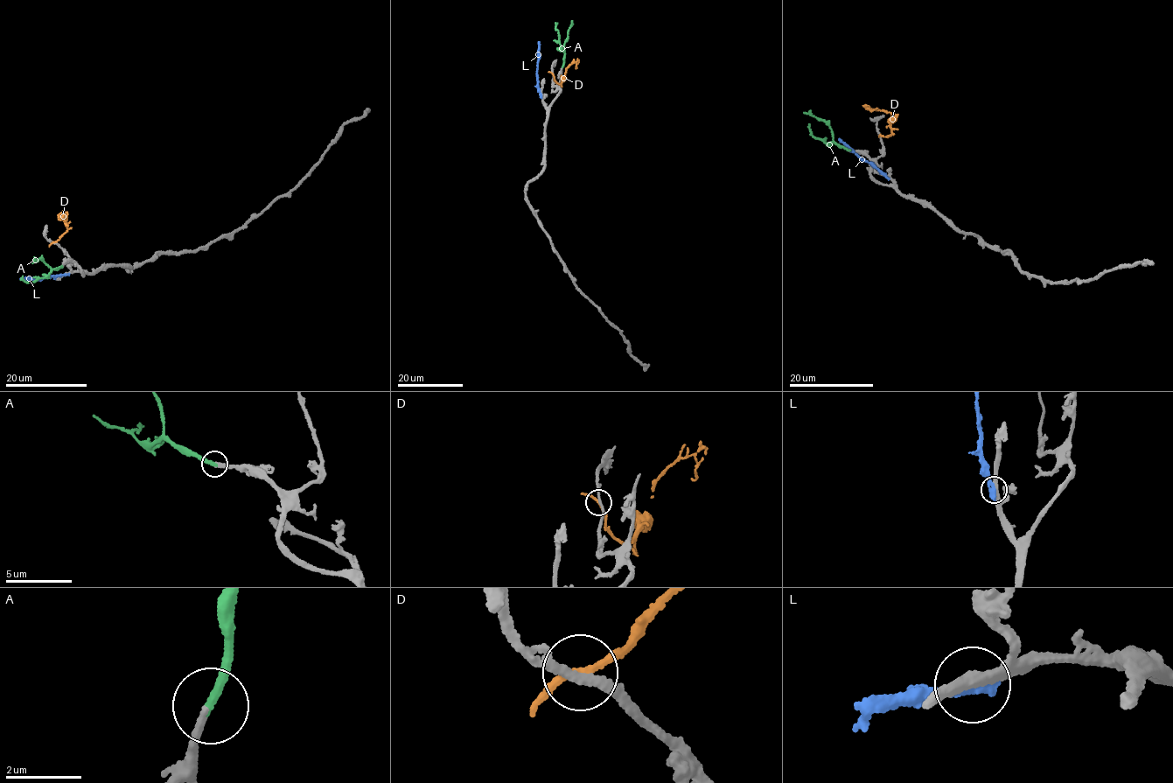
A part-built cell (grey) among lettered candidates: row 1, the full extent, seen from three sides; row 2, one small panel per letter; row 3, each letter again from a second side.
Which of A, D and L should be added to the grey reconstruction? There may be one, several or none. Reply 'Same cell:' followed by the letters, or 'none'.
Same cell: A

